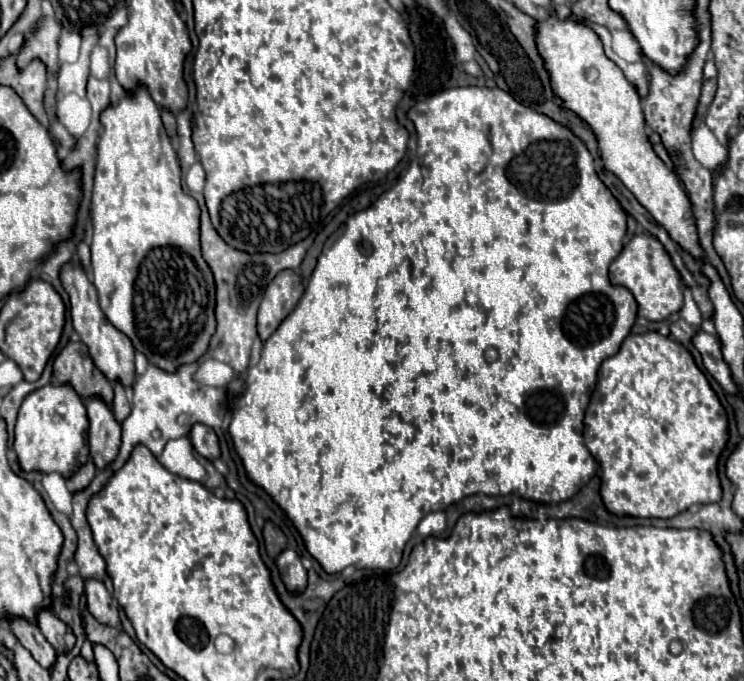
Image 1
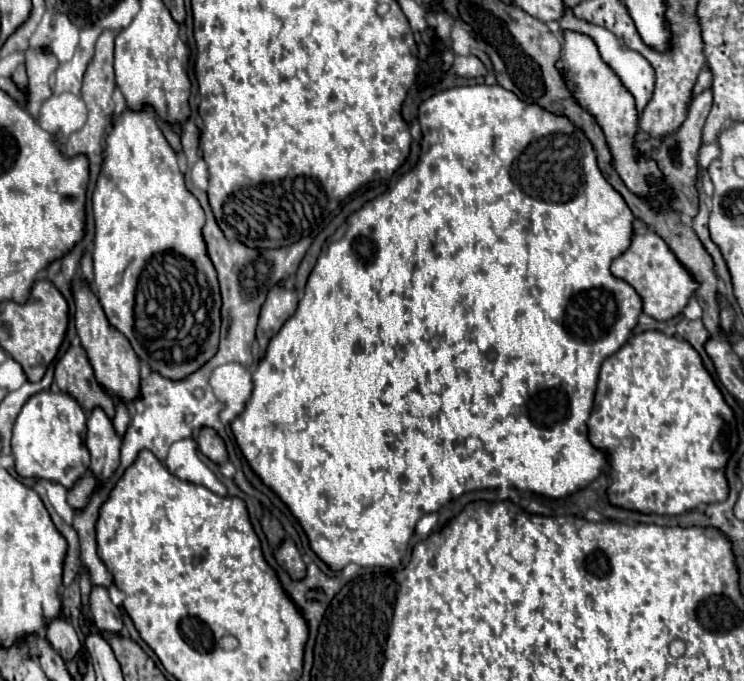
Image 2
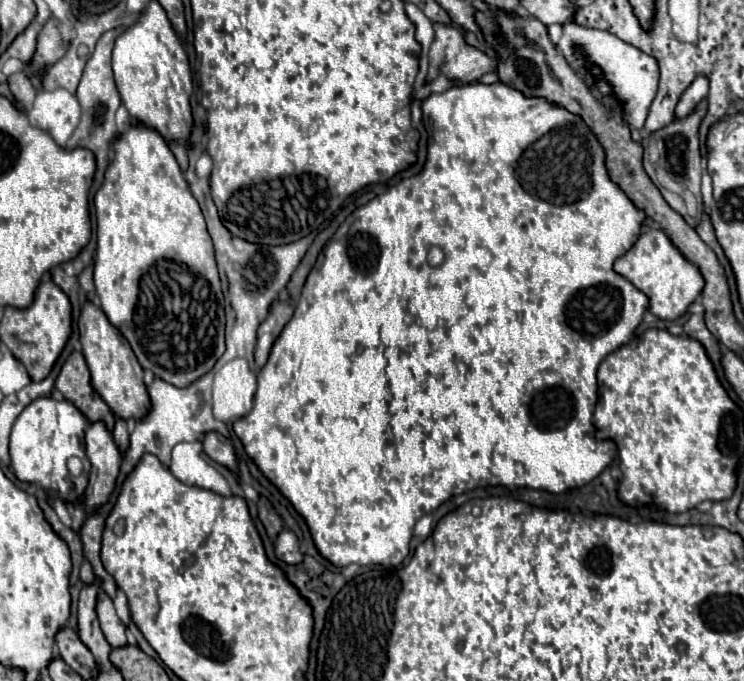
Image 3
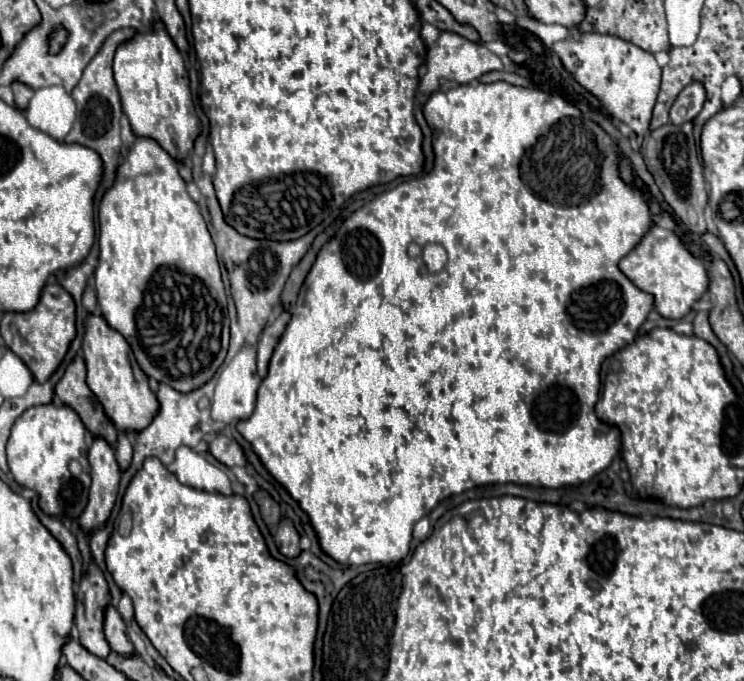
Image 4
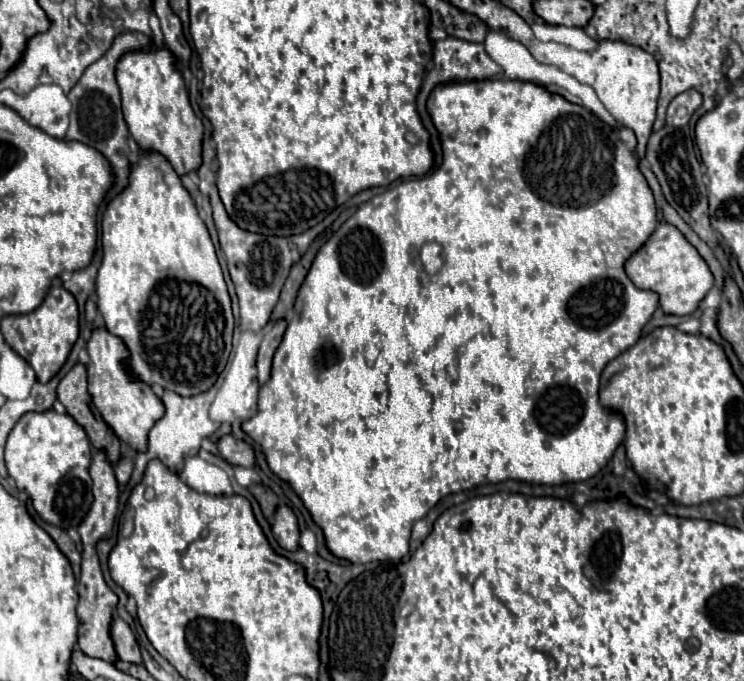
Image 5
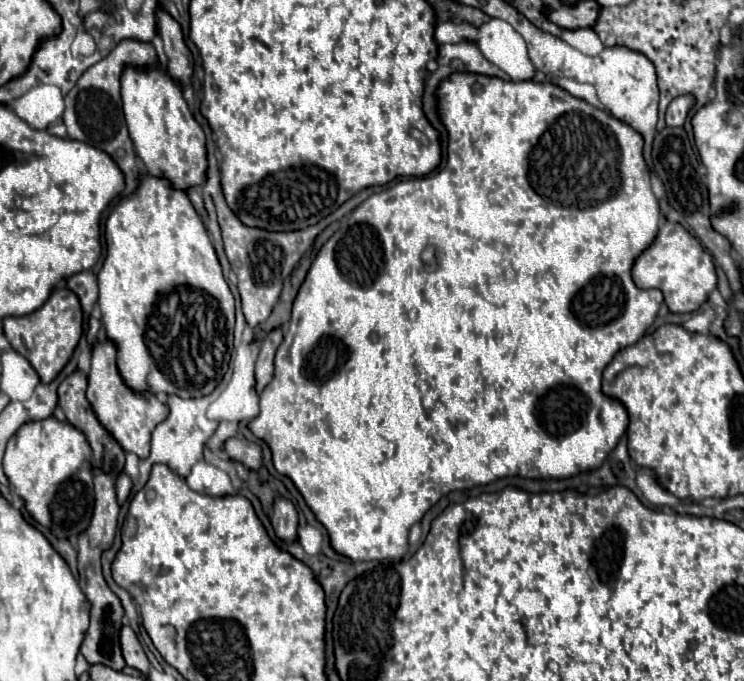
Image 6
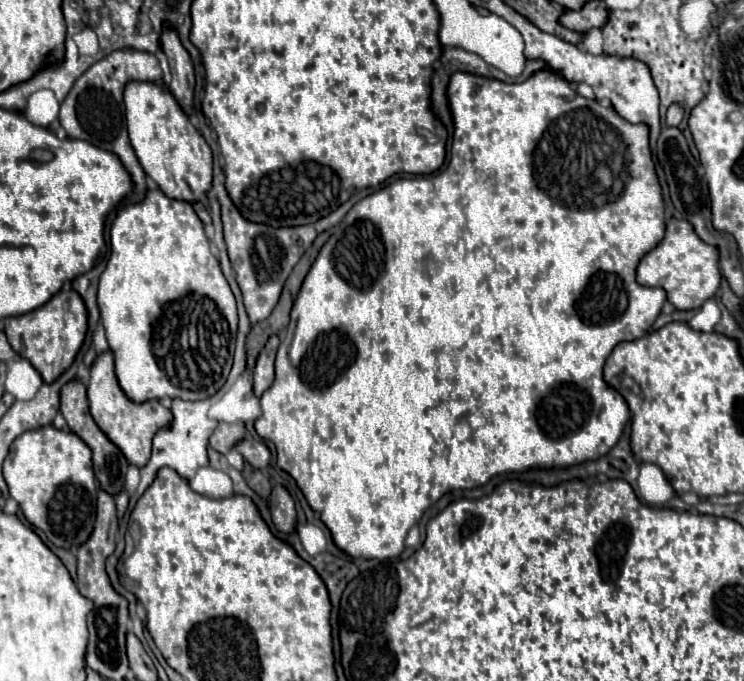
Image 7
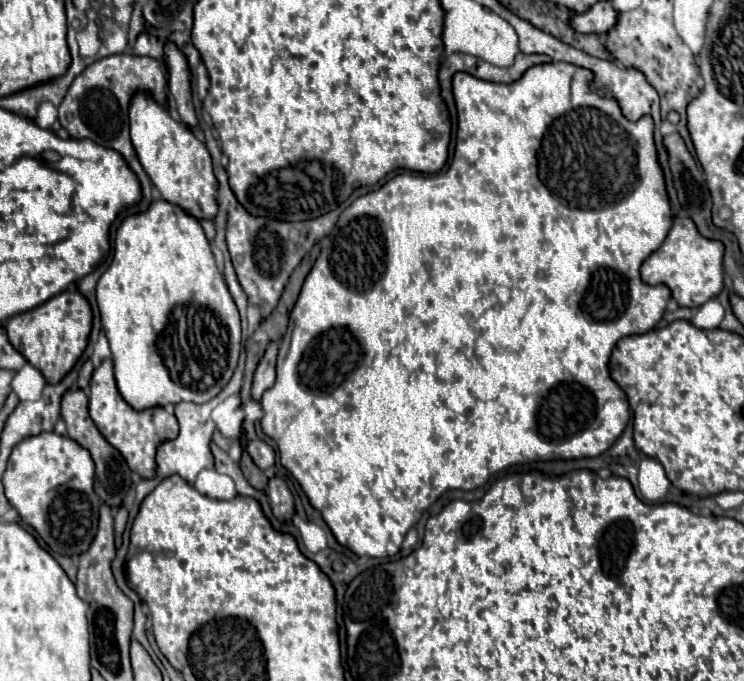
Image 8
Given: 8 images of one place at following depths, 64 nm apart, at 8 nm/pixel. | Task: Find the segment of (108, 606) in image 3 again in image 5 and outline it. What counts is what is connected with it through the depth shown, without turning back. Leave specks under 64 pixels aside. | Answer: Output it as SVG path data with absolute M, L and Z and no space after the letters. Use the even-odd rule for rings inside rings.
M118 616L114 618L114 624L112 624L112 638L114 638L120 660L126 660L132 664L142 664L142 654L136 644L136 638L134 638L130 626Z

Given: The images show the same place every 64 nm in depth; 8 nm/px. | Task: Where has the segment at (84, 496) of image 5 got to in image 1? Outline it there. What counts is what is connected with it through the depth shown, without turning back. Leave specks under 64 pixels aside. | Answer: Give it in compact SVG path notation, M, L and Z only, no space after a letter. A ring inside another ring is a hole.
M48 384L28 394L22 402L14 430L14 452L18 454L18 462L24 472L58 472L64 478L70 478L88 462L86 436L88 416L82 398L70 386Z

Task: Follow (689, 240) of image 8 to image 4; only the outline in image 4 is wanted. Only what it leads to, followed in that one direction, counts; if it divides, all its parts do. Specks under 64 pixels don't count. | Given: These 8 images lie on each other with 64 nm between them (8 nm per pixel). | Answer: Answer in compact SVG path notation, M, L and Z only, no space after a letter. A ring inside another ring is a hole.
M652 226L642 242L620 260L620 270L632 280L634 286L656 298L656 310L664 318L674 320L690 314L694 302L702 298L710 284L704 262L688 250L688 246L674 230L666 230L660 226Z

